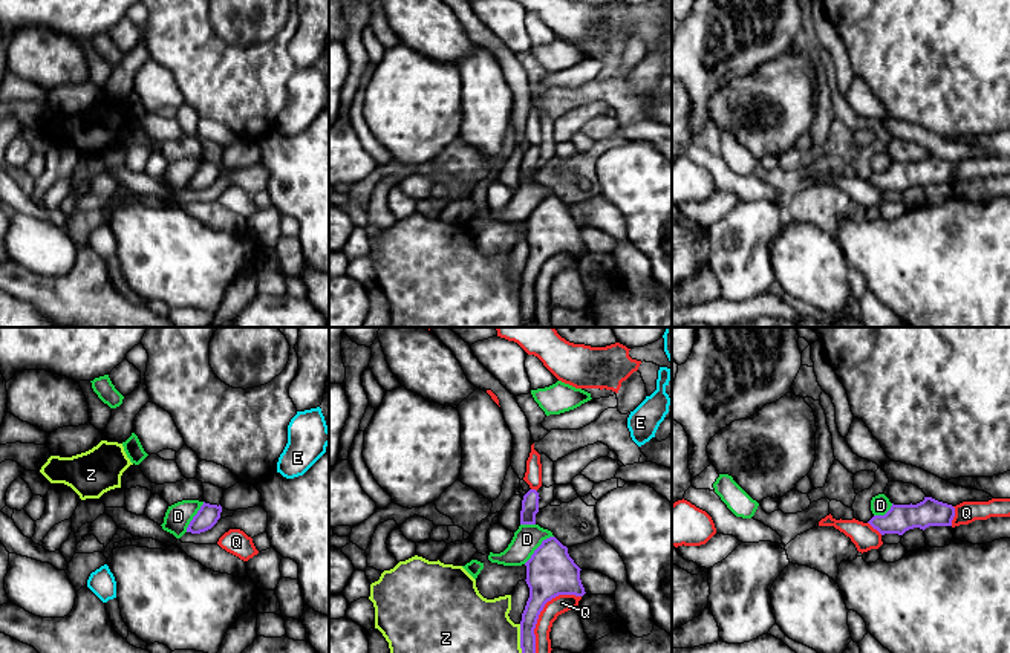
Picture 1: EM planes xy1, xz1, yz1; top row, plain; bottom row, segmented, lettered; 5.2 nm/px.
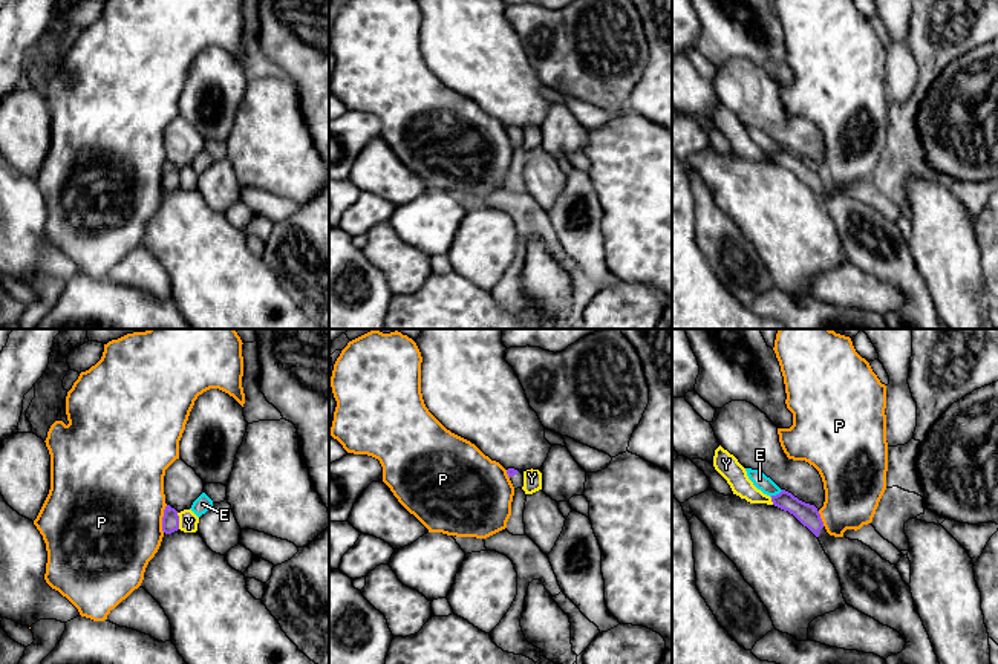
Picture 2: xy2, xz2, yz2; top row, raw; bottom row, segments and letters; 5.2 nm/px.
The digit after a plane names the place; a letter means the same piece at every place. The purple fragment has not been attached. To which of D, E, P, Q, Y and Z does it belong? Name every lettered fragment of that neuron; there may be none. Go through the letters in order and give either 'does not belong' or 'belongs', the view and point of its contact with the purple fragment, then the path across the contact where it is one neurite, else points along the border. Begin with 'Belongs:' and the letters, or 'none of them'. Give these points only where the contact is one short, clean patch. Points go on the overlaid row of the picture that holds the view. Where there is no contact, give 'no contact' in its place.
Belongs: none of them
D: does not belong; meets purple in xz1 at (537, 548); border along xz1 (553, 536), (547, 537), (524, 563)
E: does not belong; meets purple in yz2 at (776, 494)
P: does not belong; meets purple in xy2 at (163, 519); border along xy2 (167, 505), (163, 514), (163, 531)
Q: does not belong; meets purple in xz1 at (542, 609)
Y: does not belong; meets purple in xy2 at (178, 520)
Z: does not belong; meets purple in xz1 at (521, 638)

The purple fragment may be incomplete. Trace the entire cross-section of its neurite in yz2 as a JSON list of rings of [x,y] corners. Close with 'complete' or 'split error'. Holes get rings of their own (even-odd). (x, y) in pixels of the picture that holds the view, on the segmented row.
[[[782,490],[779,494],[771,496],[771,502],[775,506],[793,514],[819,539],[825,554],[839,574],[846,604],[874,618],[880,624],[897,630],[906,640],[905,649],[897,655],[888,656],[885,659],[886,664],[940,664],[923,621],[915,610],[911,588],[903,581],[895,565],[883,560],[876,551],[859,540],[830,535],[817,508],[799,500],[791,493]]]; split error

